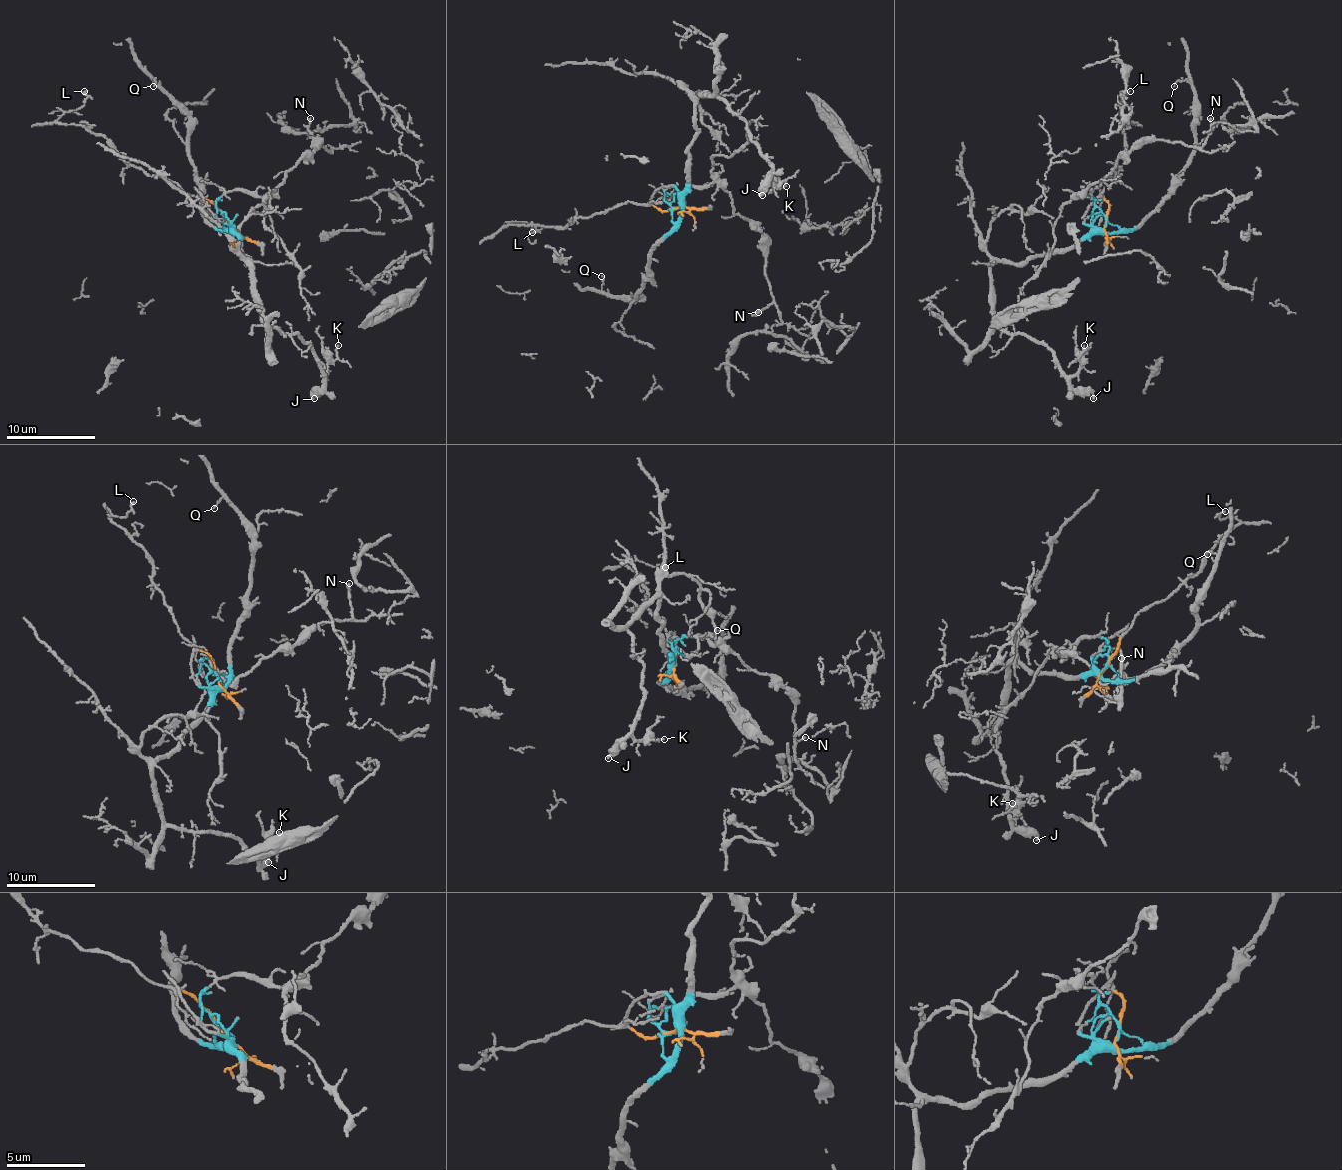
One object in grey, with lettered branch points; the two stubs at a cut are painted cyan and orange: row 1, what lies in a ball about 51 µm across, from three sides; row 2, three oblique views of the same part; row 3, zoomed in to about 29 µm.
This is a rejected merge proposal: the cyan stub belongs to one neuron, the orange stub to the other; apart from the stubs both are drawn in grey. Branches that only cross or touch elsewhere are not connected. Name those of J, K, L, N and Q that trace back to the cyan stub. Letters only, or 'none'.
J, K, N, Q

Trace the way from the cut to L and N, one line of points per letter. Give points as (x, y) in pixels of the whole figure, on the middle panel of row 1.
L: (677, 209), (661, 211), (626, 202), (574, 218), (565, 226), (507, 224), (529, 222), (532, 231)
N: (677, 209), (664, 200), (715, 182), (731, 197), (733, 211), (760, 231), (764, 271), (773, 300), (758, 312)

